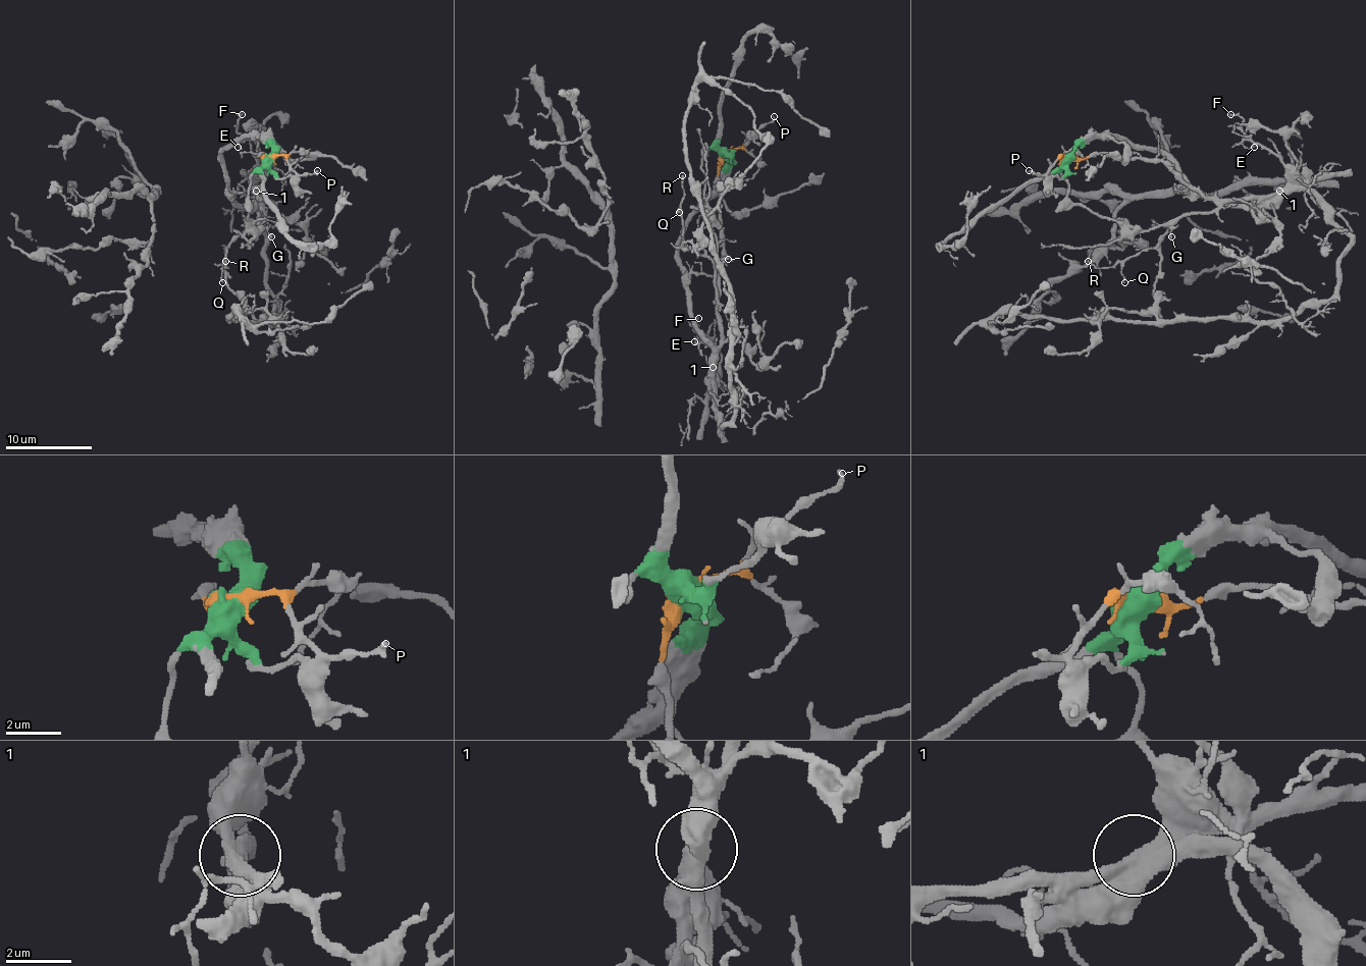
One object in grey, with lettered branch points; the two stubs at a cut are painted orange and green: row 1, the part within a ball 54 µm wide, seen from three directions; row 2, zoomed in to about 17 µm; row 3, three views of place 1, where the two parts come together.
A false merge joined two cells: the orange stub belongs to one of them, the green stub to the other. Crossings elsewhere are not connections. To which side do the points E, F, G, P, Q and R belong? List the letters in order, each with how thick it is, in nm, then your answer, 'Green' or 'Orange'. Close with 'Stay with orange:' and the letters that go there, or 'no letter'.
E: Thickness 100 nm. Orange
F: Thickness 160 nm. Orange
G: Thickness 140 nm. Orange
P: Thickness 190 nm. Orange
Q: Thickness 120 nm. Orange
R: Thickness 140 nm. Orange
Stay with orange: E, F, G, P, Q, R

